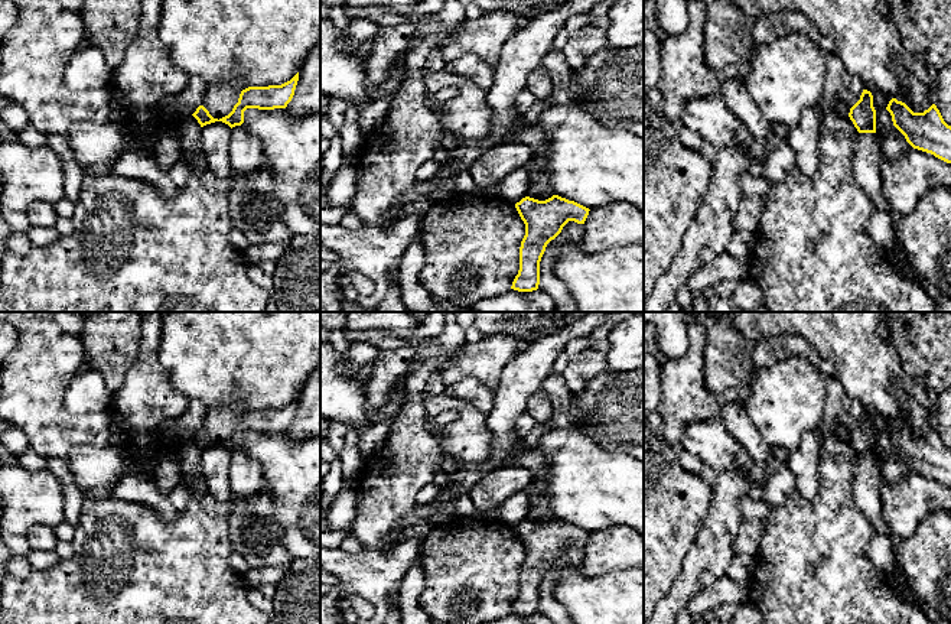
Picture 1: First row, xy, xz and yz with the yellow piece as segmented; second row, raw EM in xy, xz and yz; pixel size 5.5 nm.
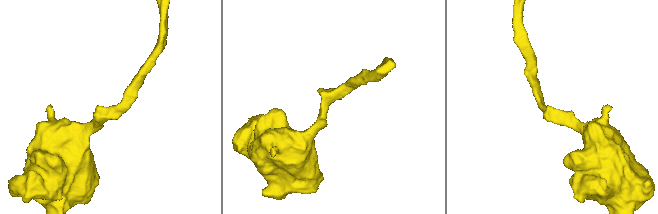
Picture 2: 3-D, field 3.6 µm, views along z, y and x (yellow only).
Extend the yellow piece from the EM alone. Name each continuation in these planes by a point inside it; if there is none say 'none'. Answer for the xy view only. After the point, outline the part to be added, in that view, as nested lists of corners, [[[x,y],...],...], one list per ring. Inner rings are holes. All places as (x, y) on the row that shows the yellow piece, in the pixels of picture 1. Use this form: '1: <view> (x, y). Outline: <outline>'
none

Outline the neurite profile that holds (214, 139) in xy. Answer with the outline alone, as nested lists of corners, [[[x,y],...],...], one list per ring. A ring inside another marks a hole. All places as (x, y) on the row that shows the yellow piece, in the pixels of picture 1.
[[[215,121],[202,127],[199,137],[208,169],[218,178],[232,176],[228,155],[231,127],[222,121]]]

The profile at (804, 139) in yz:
[[[805,108],[799,124],[785,131],[784,136],[795,153],[795,168],[807,176],[811,176],[818,168],[821,127],[820,108]]]

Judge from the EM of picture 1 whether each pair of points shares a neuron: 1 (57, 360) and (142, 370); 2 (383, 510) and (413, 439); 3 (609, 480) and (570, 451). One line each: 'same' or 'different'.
1: different
2: same
3: same

